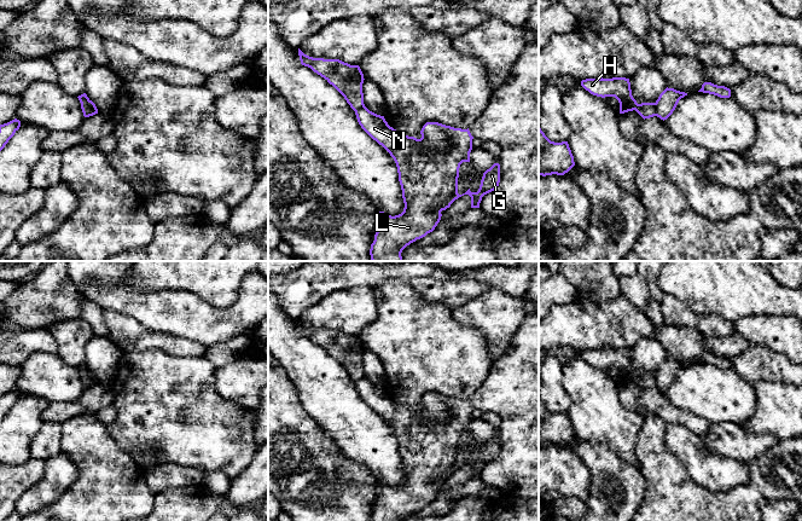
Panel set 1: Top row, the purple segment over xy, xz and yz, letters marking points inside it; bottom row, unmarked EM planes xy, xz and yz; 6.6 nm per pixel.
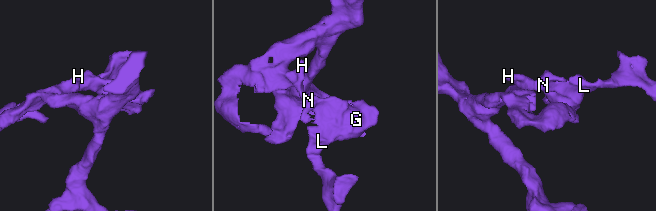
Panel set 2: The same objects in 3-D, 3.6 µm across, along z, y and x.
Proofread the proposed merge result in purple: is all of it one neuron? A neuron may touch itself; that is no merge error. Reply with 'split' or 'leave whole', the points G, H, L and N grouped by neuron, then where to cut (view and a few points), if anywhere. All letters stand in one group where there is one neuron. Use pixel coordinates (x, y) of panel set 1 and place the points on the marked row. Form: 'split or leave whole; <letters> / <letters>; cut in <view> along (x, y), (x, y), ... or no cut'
split; G L N / H; cut in xy along (88, 100), (91, 115)

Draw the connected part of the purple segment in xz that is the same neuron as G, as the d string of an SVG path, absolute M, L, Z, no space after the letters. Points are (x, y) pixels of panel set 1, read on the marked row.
M366 106L358 109L355 115L361 128L394 158L405 203L403 212L399 215L378 213L379 225L370 249L372 261L403 261L402 250L432 232L441 220L441 212L449 208L455 199L469 195L471 208L480 208L482 197L498 189L500 164L494 163L483 173L477 192L471 192L469 189L463 195L458 193L459 168L463 162L470 162L472 150L473 137L469 128L461 129L438 122L426 122L420 131L422 138L417 139L397 132L388 125L384 116L370 111Z

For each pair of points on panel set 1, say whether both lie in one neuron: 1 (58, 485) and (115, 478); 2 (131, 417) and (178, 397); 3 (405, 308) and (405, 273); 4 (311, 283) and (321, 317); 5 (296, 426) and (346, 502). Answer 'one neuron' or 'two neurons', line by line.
1: two neurons
2: one neuron
3: two neurons
4: two neurons
5: one neuron

